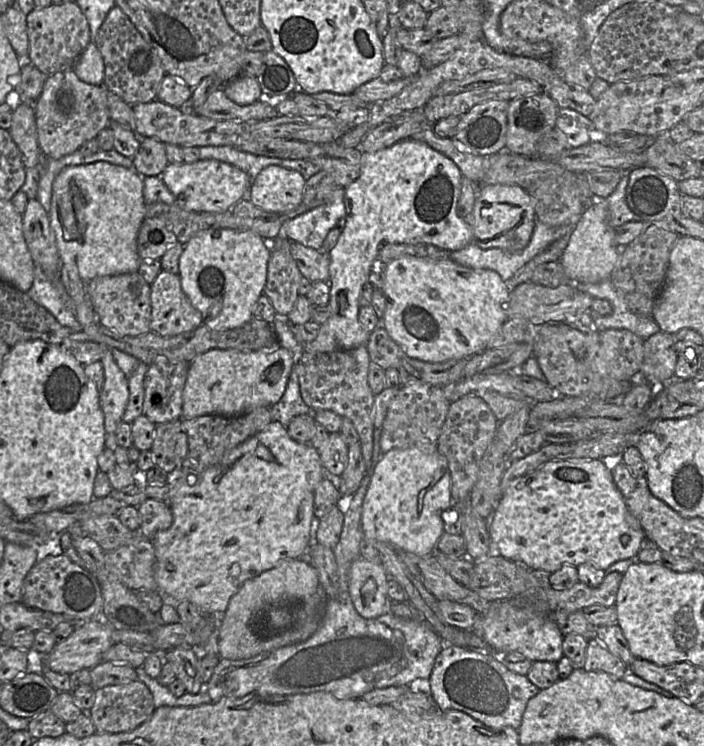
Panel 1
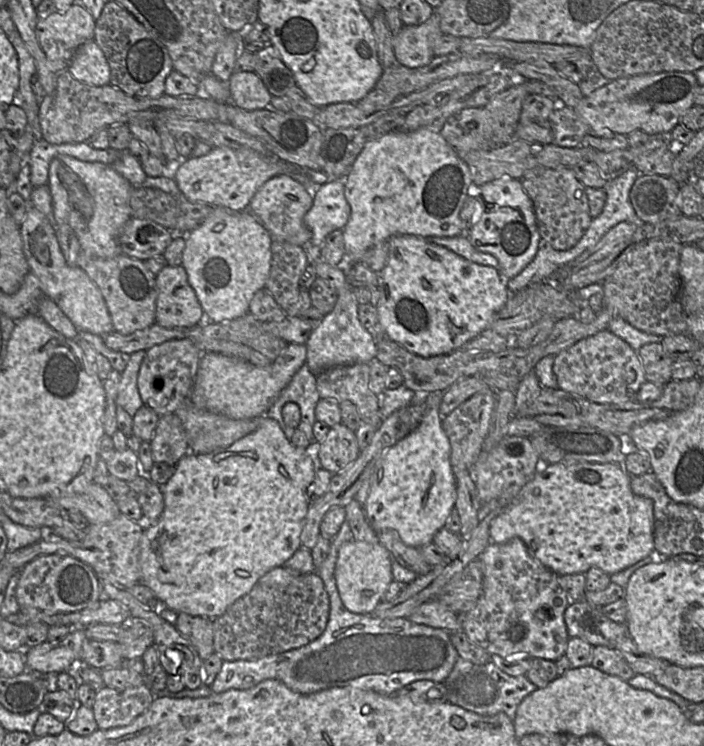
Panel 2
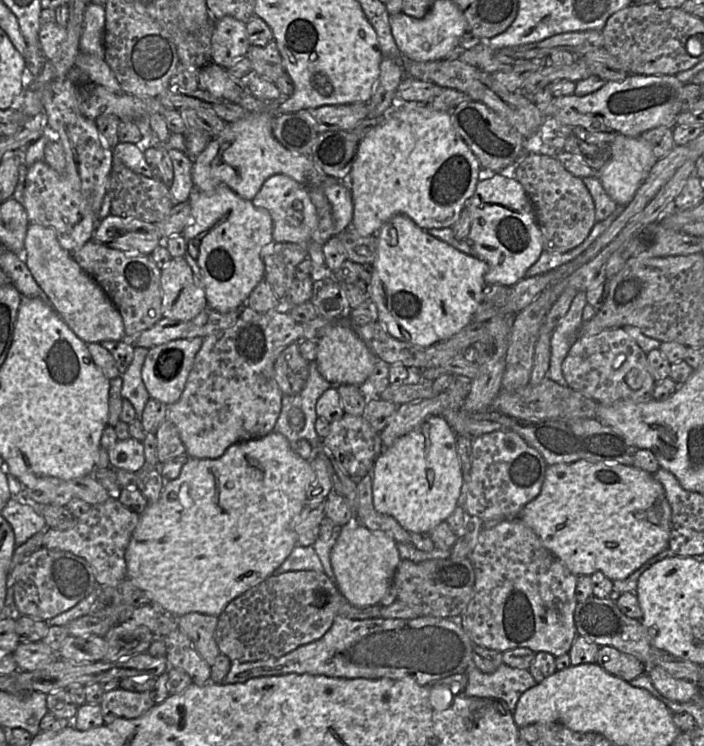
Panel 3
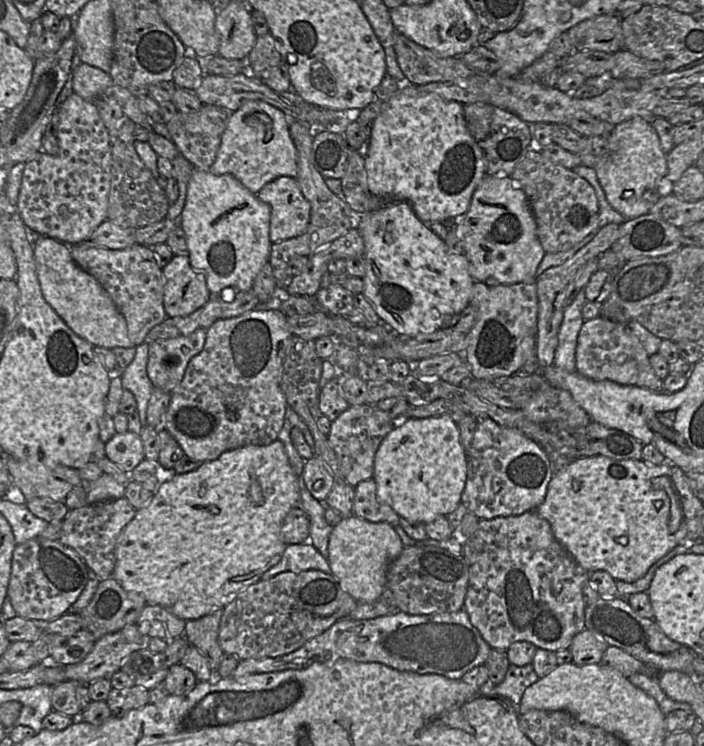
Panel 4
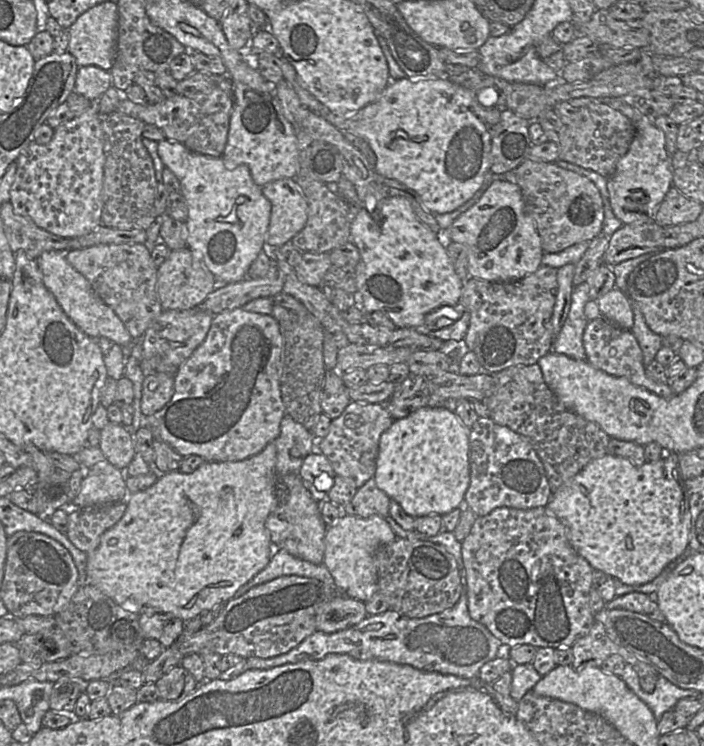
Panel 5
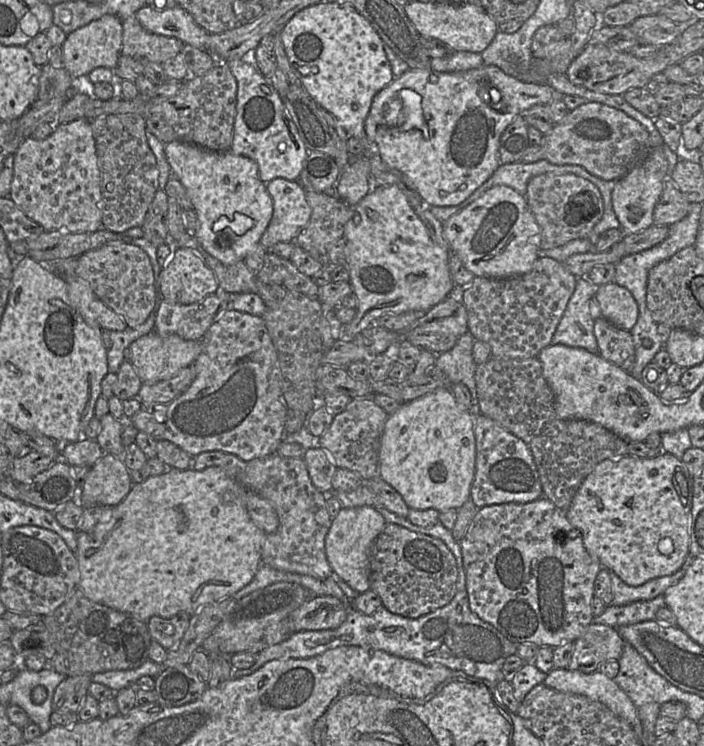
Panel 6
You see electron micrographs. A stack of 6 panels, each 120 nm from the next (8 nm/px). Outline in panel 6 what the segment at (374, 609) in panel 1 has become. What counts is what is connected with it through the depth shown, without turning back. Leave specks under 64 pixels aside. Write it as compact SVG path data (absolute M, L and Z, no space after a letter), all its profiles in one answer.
M372 506L340 510L325 538L326 557L336 580L343 580L359 594L370 590L370 550L385 526L385 519Z

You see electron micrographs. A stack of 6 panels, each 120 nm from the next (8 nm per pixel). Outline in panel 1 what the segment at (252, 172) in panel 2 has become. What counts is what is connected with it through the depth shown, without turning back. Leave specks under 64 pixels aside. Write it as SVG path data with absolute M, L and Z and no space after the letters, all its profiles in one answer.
M216 159L198 160L193 163L168 164L158 175L175 197L176 204L190 212L223 213L246 198L250 188L249 176L229 163Z

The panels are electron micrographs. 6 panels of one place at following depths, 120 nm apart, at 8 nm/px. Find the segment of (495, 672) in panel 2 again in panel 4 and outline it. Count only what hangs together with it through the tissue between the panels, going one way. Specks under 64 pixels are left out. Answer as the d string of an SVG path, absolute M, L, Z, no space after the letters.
M531 663L525 666L510 664L501 683L494 685L491 682L486 682L480 688L498 697L503 697L517 711L524 691L538 679L539 676Z

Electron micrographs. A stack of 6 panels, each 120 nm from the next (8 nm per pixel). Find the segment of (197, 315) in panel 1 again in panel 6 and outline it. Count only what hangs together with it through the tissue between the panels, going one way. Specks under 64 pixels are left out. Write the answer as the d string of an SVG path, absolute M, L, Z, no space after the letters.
M179 247L159 275L162 300L193 304L219 289L215 273L192 249Z

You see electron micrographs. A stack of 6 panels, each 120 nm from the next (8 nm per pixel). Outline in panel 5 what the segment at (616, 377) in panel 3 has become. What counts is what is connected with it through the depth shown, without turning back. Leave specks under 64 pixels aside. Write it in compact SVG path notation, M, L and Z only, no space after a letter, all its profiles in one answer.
M601 315L588 322L583 335L583 345L586 360L593 367L613 376L625 377L634 385L643 387L658 396L670 398L674 395L668 383L654 381L646 375L642 350L630 330L620 328Z

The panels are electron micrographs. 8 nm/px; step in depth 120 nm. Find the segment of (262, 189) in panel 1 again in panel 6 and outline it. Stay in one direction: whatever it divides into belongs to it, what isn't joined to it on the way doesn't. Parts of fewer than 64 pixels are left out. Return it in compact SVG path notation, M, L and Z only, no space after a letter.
M275 178L266 183L273 202L273 215L260 239L264 248L270 249L279 242L292 242L306 227L311 207L306 190L298 181Z

